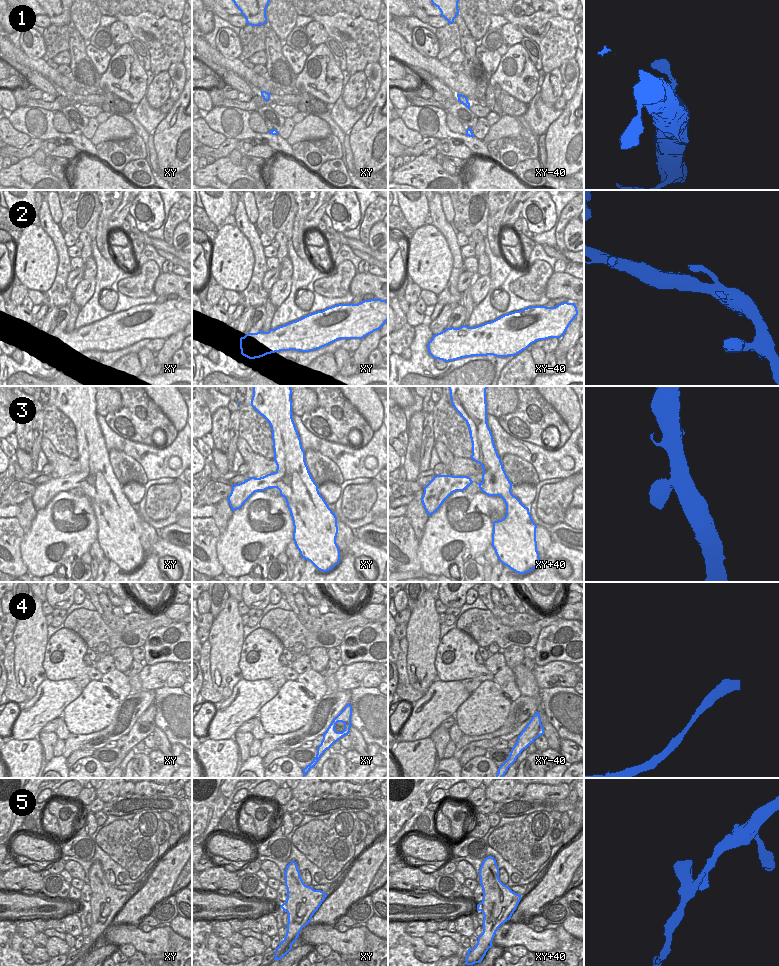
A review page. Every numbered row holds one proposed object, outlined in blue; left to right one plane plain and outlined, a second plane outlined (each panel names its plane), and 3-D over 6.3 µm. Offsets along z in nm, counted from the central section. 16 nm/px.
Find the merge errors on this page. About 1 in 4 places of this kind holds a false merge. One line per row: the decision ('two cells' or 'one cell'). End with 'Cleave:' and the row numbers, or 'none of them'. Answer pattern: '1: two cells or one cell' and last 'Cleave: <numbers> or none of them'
1: one cell
2: one cell
3: one cell
4: one cell
5: one cell
Cleave: none of them

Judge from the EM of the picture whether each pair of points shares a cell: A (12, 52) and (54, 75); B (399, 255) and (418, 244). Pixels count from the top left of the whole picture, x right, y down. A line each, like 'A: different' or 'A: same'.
A: same
B: different

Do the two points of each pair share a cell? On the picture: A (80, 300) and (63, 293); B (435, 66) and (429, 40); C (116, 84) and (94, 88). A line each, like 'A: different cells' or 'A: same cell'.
A: different cells
B: different cells
C: different cells

